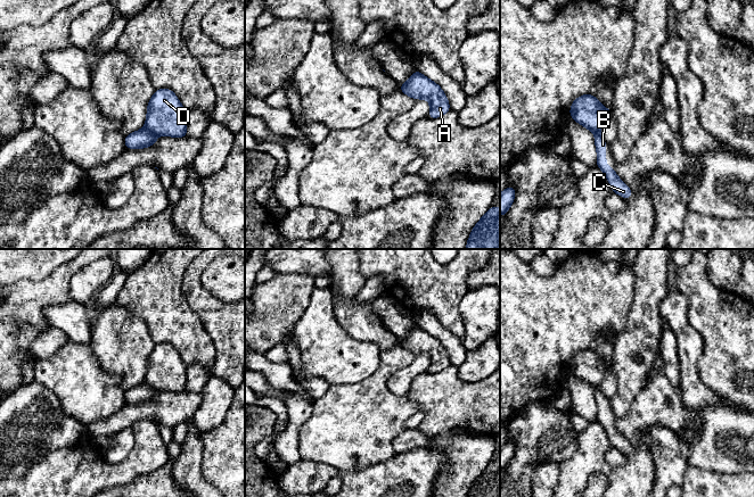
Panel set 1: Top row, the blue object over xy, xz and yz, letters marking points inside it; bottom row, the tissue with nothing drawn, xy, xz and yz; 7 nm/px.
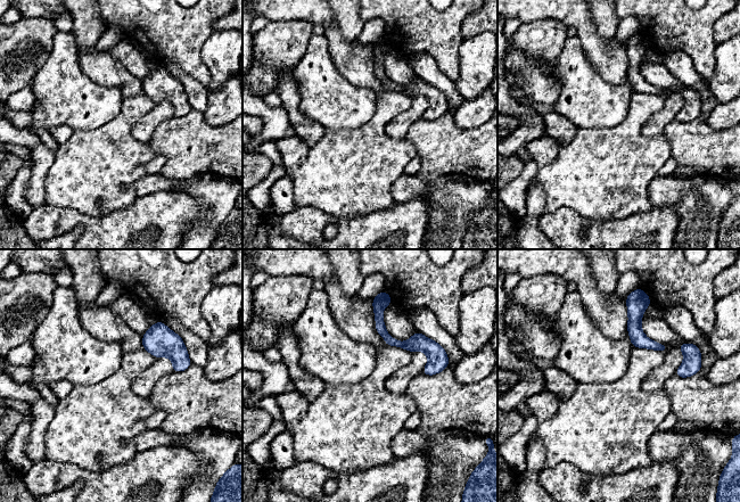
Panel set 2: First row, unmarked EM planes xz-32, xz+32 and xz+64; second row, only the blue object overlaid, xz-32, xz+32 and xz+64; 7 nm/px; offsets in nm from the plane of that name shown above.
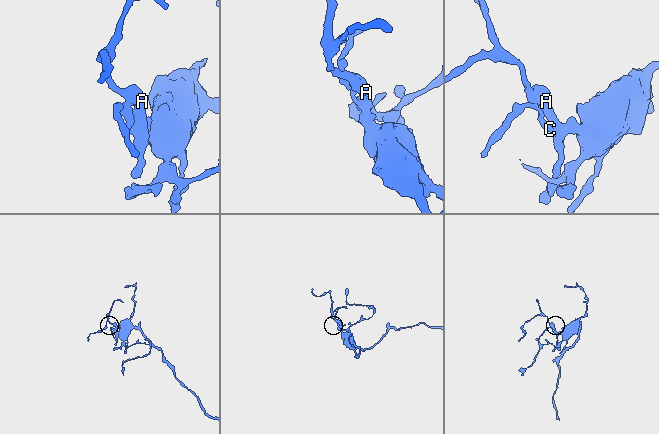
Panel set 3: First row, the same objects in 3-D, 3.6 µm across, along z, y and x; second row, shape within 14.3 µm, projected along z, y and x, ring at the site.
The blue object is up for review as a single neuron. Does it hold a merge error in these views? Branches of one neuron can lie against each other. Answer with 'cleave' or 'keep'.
keep

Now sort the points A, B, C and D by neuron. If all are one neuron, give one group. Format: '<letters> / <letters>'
A B C D

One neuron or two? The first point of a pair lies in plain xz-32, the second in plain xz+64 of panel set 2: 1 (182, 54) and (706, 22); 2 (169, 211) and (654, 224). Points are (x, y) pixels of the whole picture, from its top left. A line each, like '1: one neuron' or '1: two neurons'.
1: one neuron
2: one neuron

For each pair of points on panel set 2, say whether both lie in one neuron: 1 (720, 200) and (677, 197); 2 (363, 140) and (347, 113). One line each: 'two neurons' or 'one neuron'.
1: one neuron
2: two neurons

